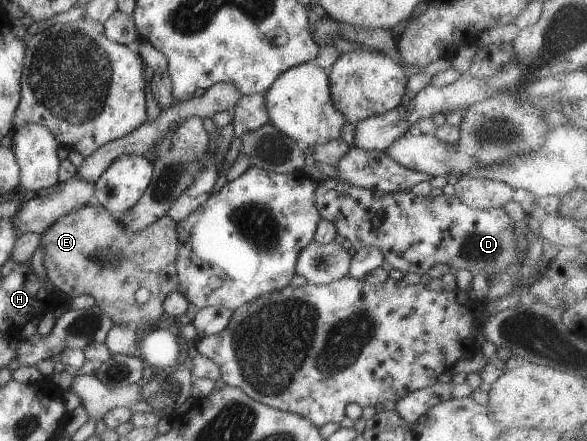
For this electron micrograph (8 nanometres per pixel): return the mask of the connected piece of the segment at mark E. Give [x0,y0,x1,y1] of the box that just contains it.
[40,201,178,327]

